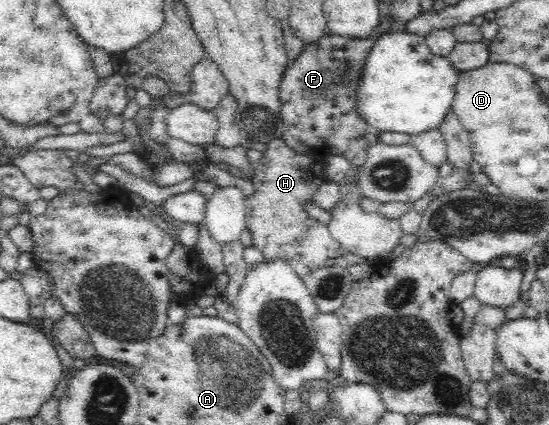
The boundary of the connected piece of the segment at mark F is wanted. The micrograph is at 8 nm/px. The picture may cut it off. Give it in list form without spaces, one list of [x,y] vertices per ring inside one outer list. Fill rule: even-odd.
[[[385,17],[382,19],[377,33],[371,36],[371,39],[349,39],[327,33],[323,39],[319,39],[319,43],[306,45],[301,55],[297,57],[297,61],[293,65],[288,65],[279,86],[279,95],[282,105],[281,116],[285,127],[282,139],[293,151],[308,156],[315,155],[318,158],[339,155],[347,149],[347,141],[370,132],[369,127],[363,119],[358,117],[358,111],[355,110],[355,92],[353,91],[359,85],[359,75],[361,75],[367,53],[379,36],[390,31],[389,21],[386,21]]]

